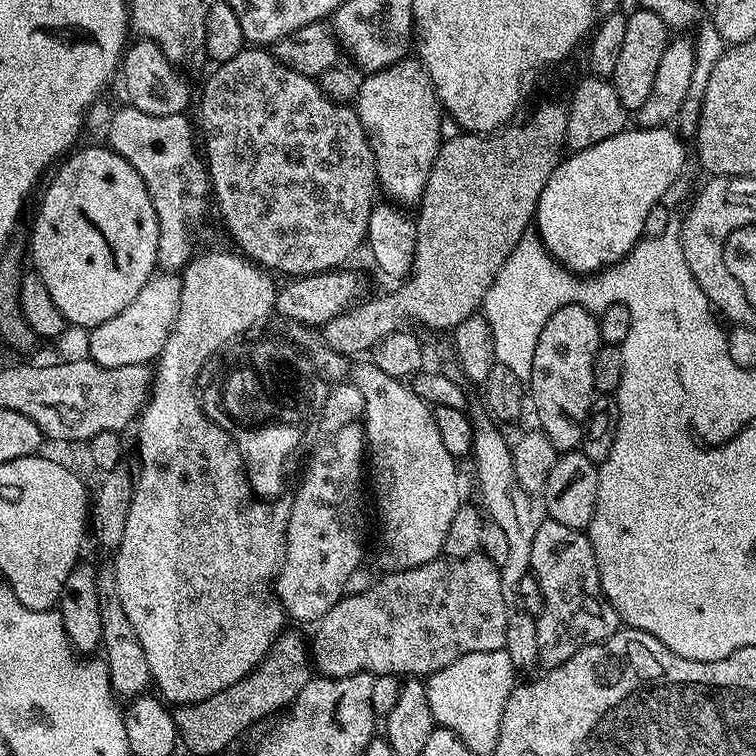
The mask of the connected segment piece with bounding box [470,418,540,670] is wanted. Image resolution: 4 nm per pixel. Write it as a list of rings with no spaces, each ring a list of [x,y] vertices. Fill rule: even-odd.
[[[477,419],[472,430],[474,442],[470,460],[476,463],[476,480],[480,483],[480,496],[484,499],[483,511],[487,519],[497,524],[507,535],[510,550],[506,564],[499,567],[502,578],[502,599],[506,601],[506,642],[502,651],[510,654],[510,662],[517,670],[524,670],[540,664],[536,617],[528,613],[526,606],[522,606],[522,578],[526,578],[532,571],[530,546],[534,546],[538,515],[536,516],[535,510],[532,509],[533,497],[524,492],[514,478],[510,440],[496,429],[499,427],[491,419],[483,419],[480,421]]]

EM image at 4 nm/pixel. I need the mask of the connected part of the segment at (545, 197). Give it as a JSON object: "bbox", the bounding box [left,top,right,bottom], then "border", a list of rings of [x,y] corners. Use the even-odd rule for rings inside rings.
{"bbox":[534,126,690,274],"border":[[[629,126],[623,132],[614,134],[614,138],[606,138],[606,142],[565,155],[554,174],[550,174],[550,182],[546,182],[546,190],[542,190],[542,198],[536,207],[534,228],[544,249],[563,268],[577,274],[603,272],[605,268],[620,263],[644,236],[646,214],[650,214],[650,210],[665,199],[664,195],[683,174],[688,156],[690,160],[689,149],[687,152],[683,143],[685,141],[668,126]]]}

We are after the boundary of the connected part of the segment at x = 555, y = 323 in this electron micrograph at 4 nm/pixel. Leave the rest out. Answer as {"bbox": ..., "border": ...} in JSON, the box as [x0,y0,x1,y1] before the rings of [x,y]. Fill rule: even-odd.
{"bbox":[526,302,602,454],"border":[[[573,302],[562,306],[562,310],[558,310],[554,314],[550,314],[550,318],[546,322],[546,326],[542,326],[542,334],[538,334],[538,342],[534,346],[534,370],[532,376],[526,382],[527,391],[530,393],[530,408],[536,411],[536,420],[538,423],[539,431],[546,434],[546,438],[550,438],[550,442],[554,442],[557,453],[563,454],[576,449],[579,449],[584,443],[584,427],[588,421],[588,415],[590,414],[590,406],[594,397],[597,395],[596,387],[594,386],[594,358],[598,354],[598,350],[602,346],[600,338],[600,322],[595,315],[591,316],[586,309],[583,308],[583,303]]]}

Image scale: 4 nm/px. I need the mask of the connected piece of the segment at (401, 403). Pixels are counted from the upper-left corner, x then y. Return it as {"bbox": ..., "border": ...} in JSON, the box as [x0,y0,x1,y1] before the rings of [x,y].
{"bbox":[350,362,460,570],"border":[[[364,362],[351,365],[350,380],[360,391],[364,447],[371,464],[370,488],[376,491],[376,512],[384,527],[380,564],[384,570],[422,566],[441,559],[446,529],[460,509],[458,460],[442,443],[432,408],[425,400],[418,398],[405,381],[382,374],[376,364],[360,363]]]}

